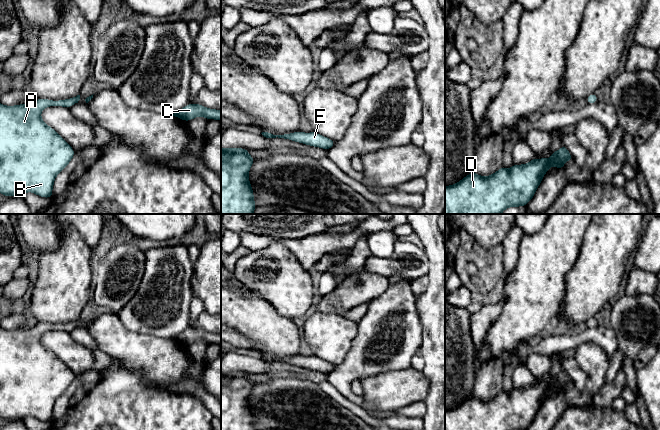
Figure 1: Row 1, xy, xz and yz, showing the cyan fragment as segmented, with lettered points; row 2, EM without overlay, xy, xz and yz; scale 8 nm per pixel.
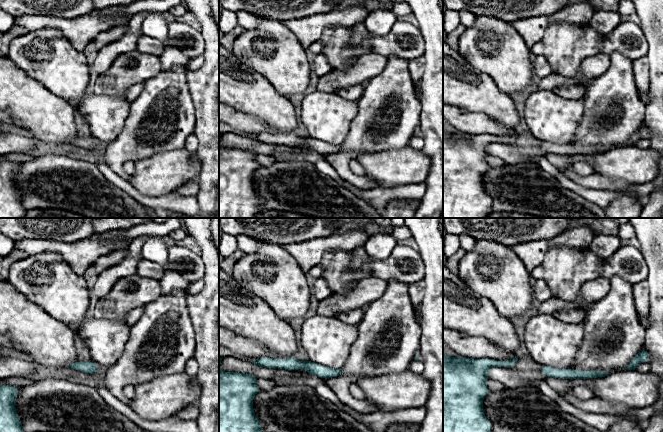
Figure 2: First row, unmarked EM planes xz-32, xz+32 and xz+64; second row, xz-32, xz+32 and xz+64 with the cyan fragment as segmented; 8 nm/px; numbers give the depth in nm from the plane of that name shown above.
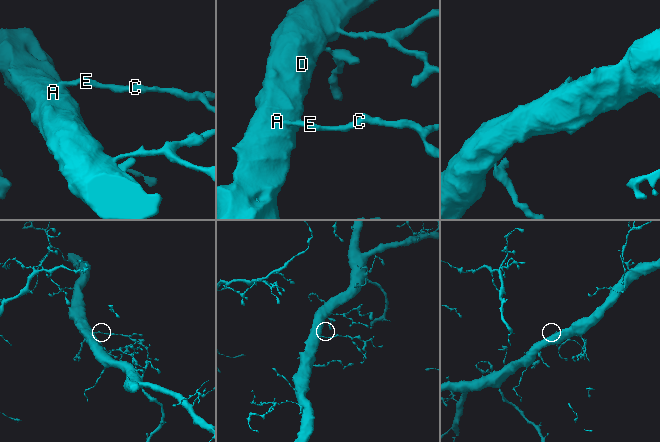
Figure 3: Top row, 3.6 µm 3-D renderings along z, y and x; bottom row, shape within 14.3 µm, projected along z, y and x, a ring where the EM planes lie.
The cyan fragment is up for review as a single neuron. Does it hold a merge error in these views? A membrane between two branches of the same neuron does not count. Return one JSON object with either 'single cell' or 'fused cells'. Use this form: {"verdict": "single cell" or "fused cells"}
{"verdict": "single cell"}

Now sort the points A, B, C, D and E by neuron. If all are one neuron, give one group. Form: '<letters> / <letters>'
A B C D E

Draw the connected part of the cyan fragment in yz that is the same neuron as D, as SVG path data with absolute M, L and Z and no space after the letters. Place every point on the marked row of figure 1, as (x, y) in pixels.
M562 144L558 151L552 151L550 159L534 157L527 164L513 164L509 170L502 166L488 177L472 171L457 183L445 186L445 214L501 214L509 207L526 206L535 196L548 169L554 166L564 170L564 164L568 160L573 161L573 157Z

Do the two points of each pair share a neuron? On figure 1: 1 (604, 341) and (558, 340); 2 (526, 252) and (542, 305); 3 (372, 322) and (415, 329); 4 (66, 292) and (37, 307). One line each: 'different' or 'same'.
1: same
2: same
3: same
4: same

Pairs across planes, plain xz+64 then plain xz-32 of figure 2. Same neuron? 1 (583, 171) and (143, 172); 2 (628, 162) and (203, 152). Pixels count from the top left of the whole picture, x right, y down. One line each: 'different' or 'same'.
1: different
2: different

